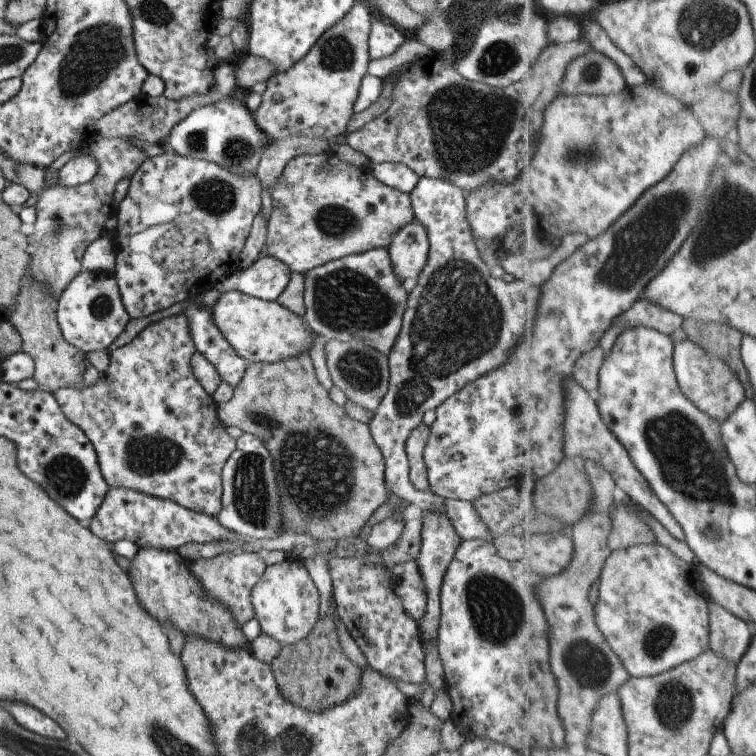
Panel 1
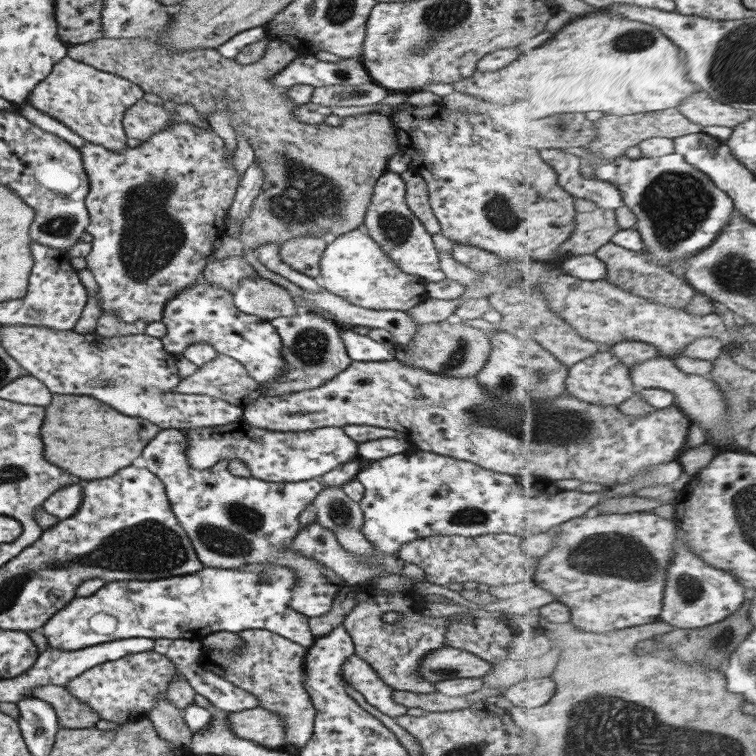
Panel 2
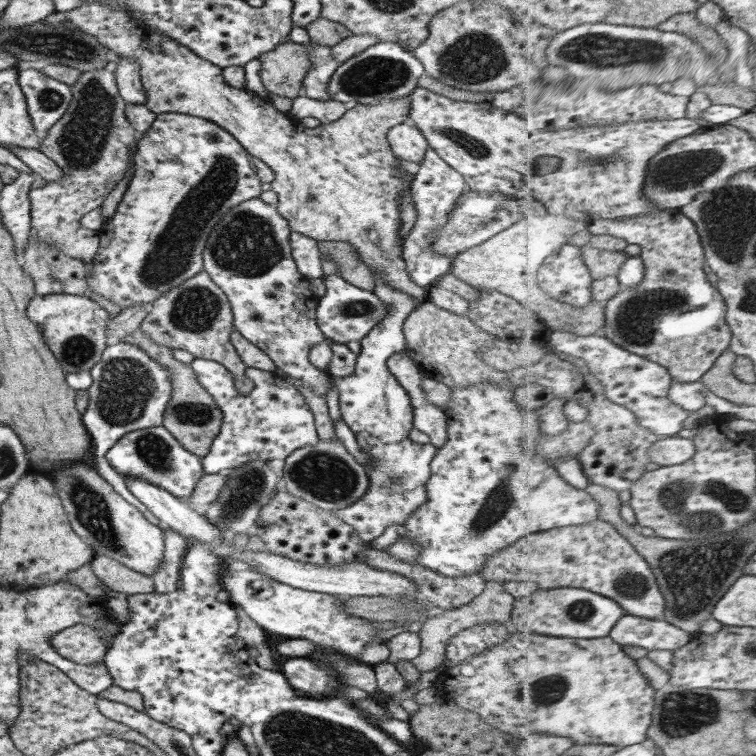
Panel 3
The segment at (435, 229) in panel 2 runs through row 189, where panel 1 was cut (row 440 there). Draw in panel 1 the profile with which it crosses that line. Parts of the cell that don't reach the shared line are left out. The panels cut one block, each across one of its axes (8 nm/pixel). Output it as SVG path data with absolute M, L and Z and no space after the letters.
M421 423L410 432L405 443L405 452L409 461L409 480L418 491L429 489L423 460L423 451L429 440L429 433L429 427Z

